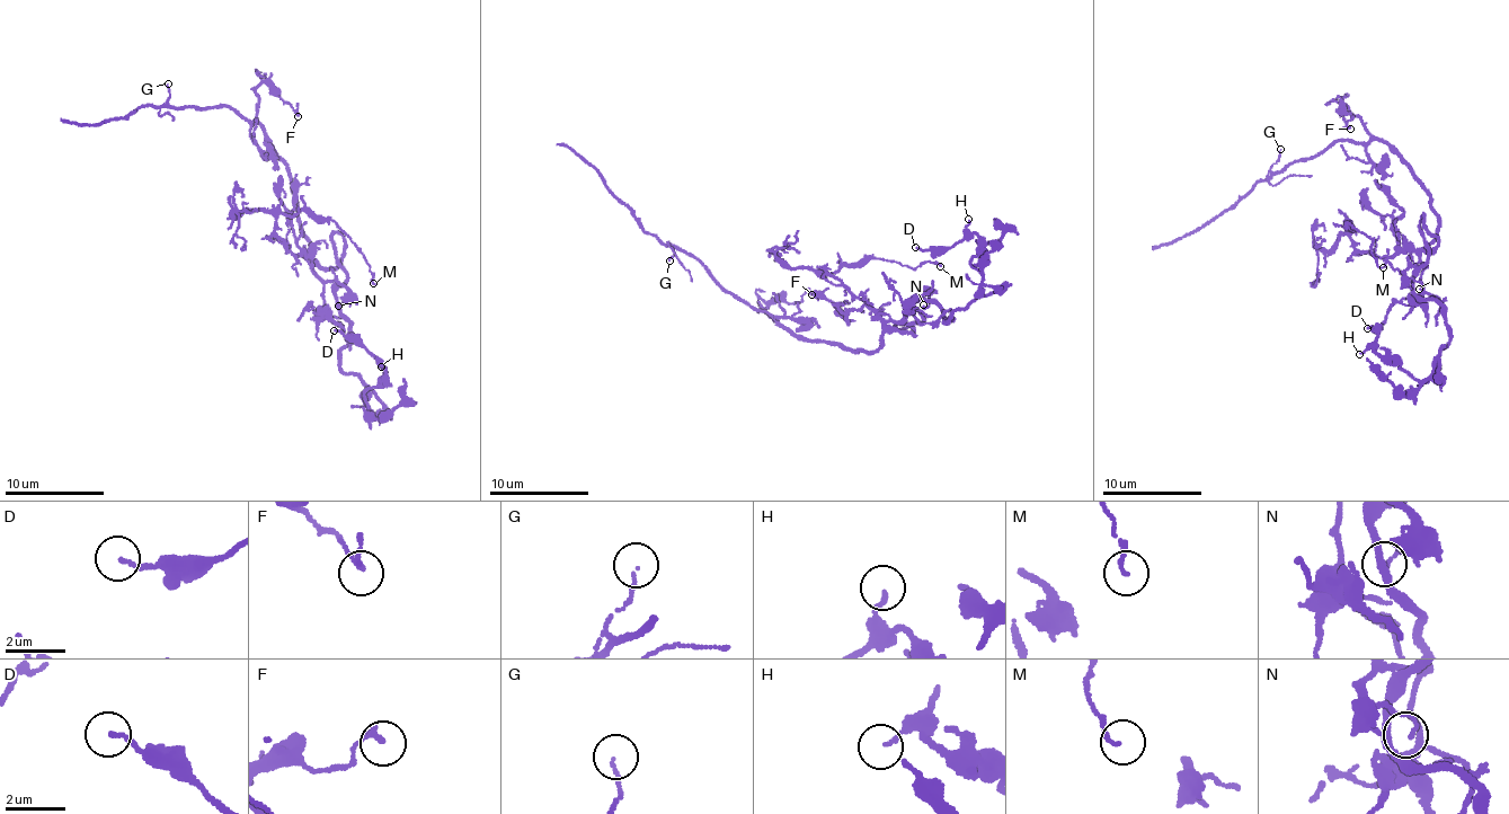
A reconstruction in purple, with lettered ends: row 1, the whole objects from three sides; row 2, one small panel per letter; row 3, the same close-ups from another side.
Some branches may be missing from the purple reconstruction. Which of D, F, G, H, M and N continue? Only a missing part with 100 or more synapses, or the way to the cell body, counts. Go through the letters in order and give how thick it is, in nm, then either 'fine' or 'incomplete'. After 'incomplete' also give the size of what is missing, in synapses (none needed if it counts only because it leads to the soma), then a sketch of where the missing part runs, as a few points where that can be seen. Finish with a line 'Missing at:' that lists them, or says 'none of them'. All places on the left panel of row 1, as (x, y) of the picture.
D: calibre 140 nm; fine
F: calibre 130 nm; fine
G: calibre 80 nm; fine
H: calibre 130 nm; fine
M: calibre 130 nm; fine
N: calibre 120 nm; fine
Missing at: none of them

